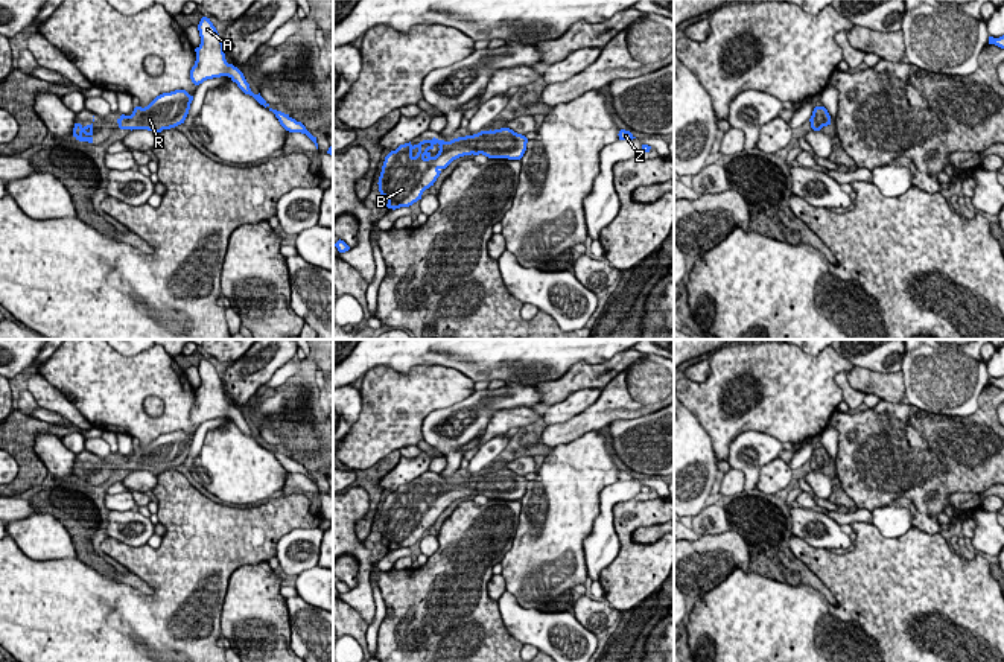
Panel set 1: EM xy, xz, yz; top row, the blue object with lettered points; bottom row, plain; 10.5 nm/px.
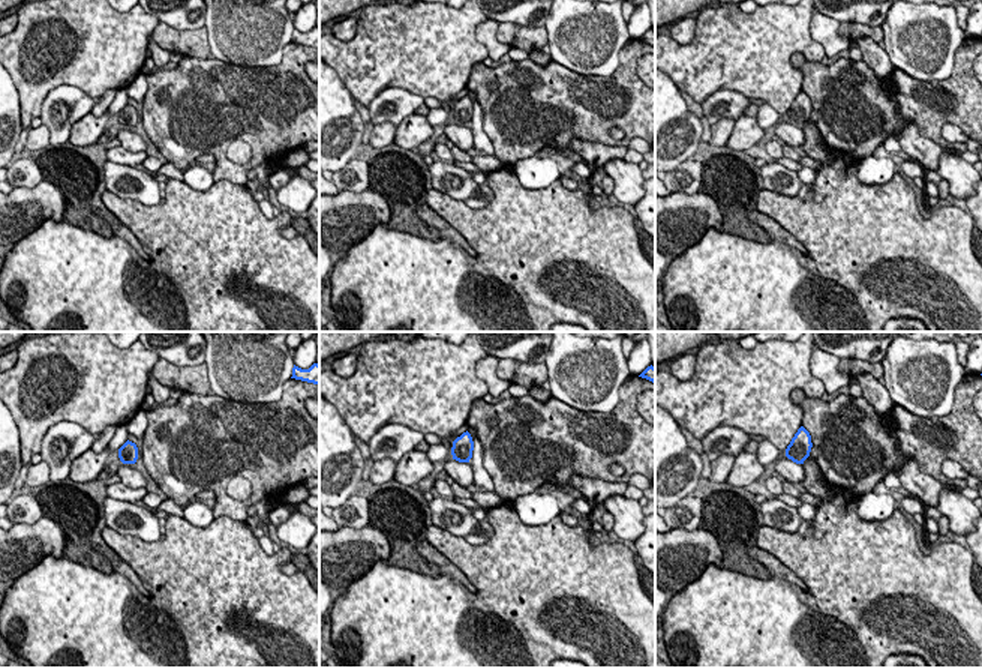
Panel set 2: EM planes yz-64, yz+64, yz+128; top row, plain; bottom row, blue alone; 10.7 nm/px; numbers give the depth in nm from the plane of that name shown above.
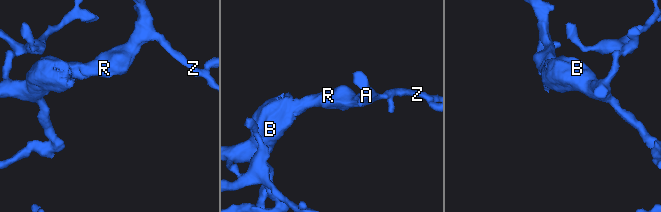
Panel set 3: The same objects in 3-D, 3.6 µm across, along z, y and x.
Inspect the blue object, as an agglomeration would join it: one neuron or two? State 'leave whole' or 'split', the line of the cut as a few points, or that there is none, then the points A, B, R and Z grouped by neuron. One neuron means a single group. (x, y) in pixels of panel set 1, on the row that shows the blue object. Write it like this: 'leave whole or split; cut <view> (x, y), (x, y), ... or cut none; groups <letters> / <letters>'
leave whole; cut none; groups A B R Z

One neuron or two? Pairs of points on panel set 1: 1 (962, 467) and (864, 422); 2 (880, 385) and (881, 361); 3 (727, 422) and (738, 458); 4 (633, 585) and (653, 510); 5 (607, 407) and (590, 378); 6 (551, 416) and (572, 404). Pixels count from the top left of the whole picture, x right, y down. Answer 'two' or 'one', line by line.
1: one
2: two
3: two
4: one
5: two
6: one

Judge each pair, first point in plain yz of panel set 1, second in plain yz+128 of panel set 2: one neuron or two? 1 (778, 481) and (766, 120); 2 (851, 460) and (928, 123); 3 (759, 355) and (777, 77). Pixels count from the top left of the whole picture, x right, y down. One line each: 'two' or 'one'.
1: two
2: one
3: one

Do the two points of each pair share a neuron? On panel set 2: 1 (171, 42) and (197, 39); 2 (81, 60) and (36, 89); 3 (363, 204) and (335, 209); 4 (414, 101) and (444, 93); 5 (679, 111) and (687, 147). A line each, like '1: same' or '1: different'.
1: same
2: same
3: same
4: different
5: same

